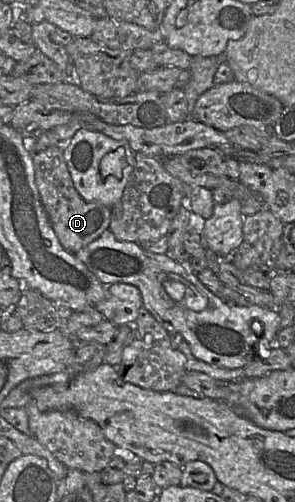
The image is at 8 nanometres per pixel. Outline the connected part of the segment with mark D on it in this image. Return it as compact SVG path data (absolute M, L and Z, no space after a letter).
M50 146L41 152L33 152L32 157L36 186L51 225L62 246L76 253L109 229L111 208L100 202L86 201L81 197L74 186L62 147Z

